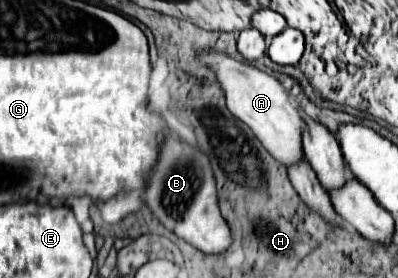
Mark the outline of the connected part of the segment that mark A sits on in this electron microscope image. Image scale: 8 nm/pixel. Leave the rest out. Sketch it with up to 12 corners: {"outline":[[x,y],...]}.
{"outline":[[206,51],[228,111],[284,167],[302,151],[304,117],[282,83]]}

